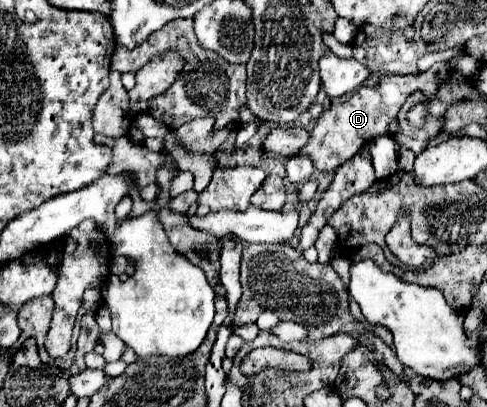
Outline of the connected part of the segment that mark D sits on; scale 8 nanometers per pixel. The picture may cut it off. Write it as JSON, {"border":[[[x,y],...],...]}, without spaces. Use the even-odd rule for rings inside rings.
{"border":[[[435,63],[429,71],[417,75],[417,77],[403,77],[403,75],[385,75],[381,77],[381,81],[375,87],[359,87],[345,103],[343,101],[335,101],[319,119],[317,119],[317,127],[313,129],[313,135],[309,139],[309,143],[299,149],[299,153],[295,155],[307,155],[313,165],[319,171],[335,171],[339,165],[343,165],[345,161],[349,161],[355,153],[359,153],[369,139],[377,137],[377,135],[387,135],[389,131],[389,123],[397,117],[401,105],[405,103],[405,99],[415,93],[421,91],[427,97],[433,97],[437,91],[437,75],[445,77],[449,71],[445,67],[445,63]]]}

